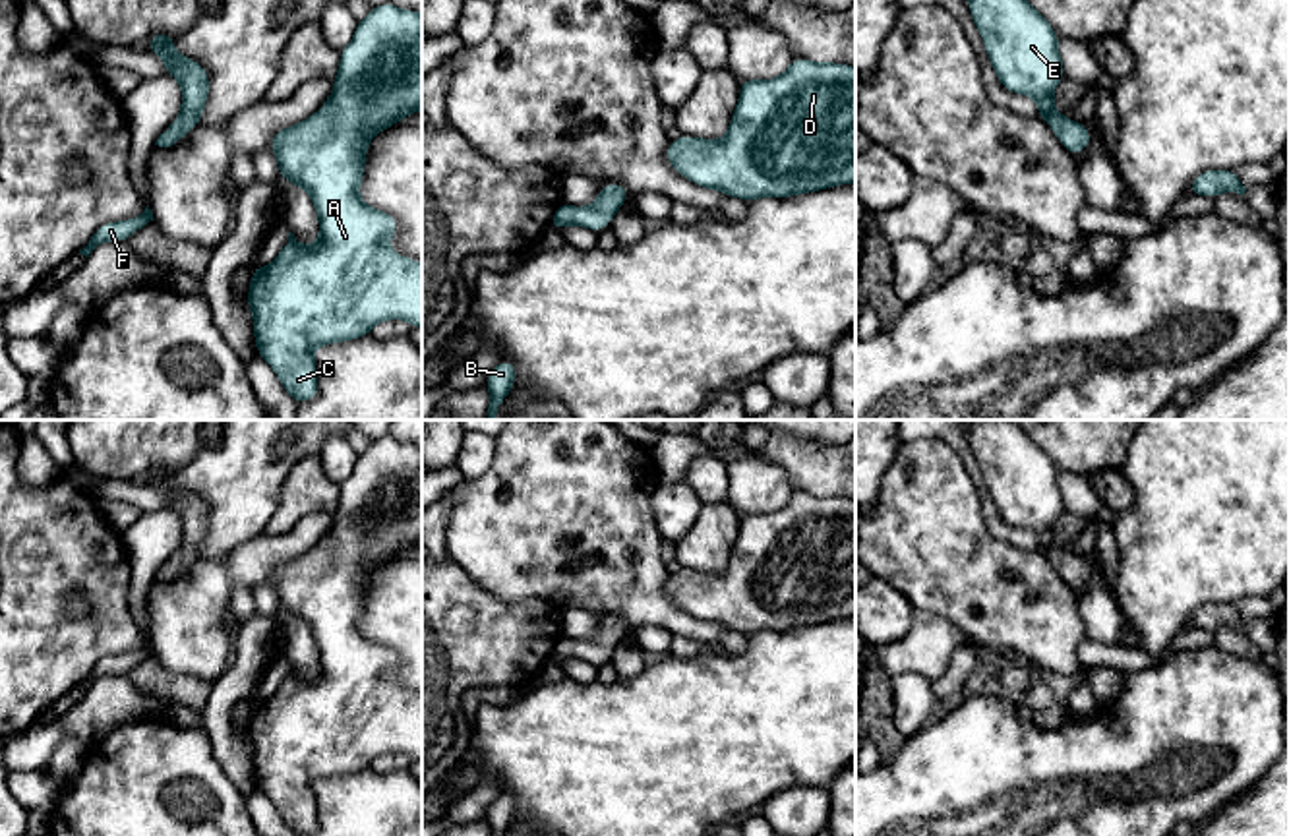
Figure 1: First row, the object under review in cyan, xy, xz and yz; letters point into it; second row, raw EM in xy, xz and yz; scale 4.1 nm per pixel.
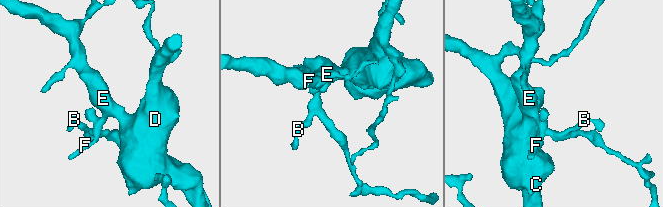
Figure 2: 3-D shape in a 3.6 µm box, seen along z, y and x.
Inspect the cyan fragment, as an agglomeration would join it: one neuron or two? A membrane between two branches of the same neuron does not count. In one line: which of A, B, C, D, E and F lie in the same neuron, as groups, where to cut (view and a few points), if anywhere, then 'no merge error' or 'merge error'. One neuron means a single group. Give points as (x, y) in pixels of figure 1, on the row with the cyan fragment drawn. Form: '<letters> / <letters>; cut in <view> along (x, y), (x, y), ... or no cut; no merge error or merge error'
A B C D E F; no cut; no merge error

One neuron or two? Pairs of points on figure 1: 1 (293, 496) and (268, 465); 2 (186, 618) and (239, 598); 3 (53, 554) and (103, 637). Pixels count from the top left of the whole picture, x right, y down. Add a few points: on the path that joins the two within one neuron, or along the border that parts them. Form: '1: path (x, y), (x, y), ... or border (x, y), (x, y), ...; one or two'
1: border (318, 453), (295, 465), (266, 525); two
2: border (250, 587), (237, 585), (229, 608); two
3: path (76, 569), (103, 597), (103, 614); one

